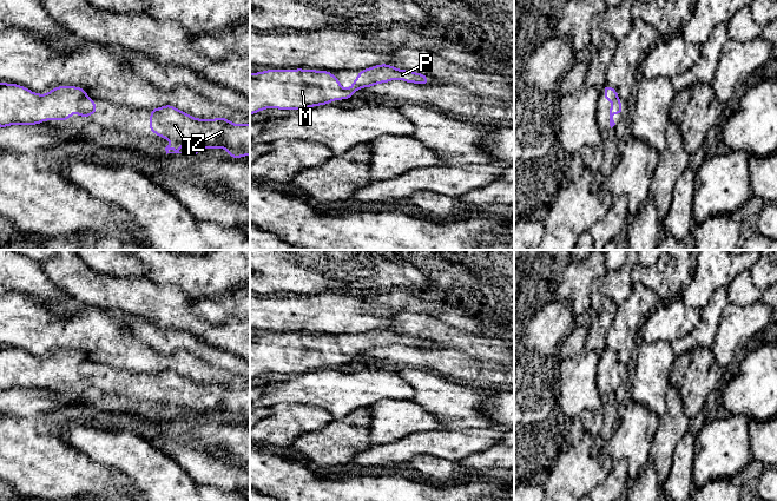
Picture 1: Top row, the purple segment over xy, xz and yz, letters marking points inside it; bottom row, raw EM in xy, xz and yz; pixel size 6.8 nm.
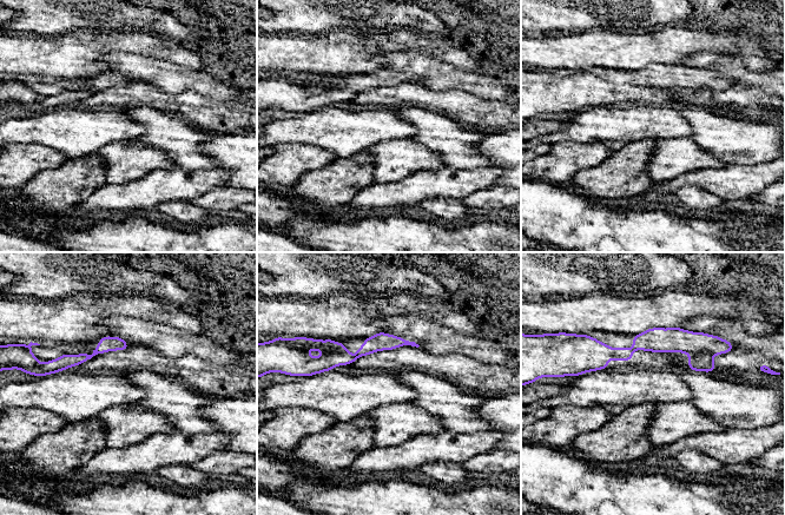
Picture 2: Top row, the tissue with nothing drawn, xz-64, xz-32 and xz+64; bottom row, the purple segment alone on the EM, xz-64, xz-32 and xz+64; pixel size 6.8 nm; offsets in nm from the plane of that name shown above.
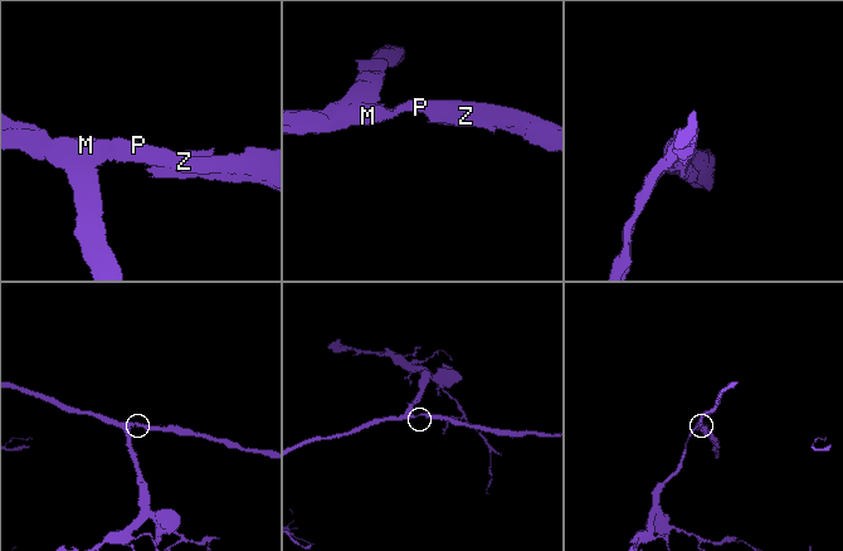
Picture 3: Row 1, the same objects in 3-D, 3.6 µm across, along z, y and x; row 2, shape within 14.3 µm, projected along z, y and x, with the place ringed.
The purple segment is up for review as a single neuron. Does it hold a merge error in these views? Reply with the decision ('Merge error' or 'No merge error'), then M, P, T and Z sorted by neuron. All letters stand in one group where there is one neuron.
No merge error. Groups: M P T Z

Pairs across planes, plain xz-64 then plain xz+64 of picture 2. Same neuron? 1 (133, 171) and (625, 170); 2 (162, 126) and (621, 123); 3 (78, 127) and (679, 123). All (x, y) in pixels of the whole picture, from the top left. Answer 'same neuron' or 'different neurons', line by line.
1: different neurons
2: different neurons
3: same neuron

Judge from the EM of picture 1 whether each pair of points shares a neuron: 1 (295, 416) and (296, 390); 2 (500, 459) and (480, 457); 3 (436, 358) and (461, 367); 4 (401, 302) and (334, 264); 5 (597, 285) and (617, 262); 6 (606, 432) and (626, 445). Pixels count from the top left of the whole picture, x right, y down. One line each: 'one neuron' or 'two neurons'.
1: two neurons
2: one neuron
3: one neuron
4: two neurons
5: two neurons
6: two neurons

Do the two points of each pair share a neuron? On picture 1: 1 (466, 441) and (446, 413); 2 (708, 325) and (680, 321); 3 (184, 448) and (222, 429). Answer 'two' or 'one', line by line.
1: two
2: two
3: two

